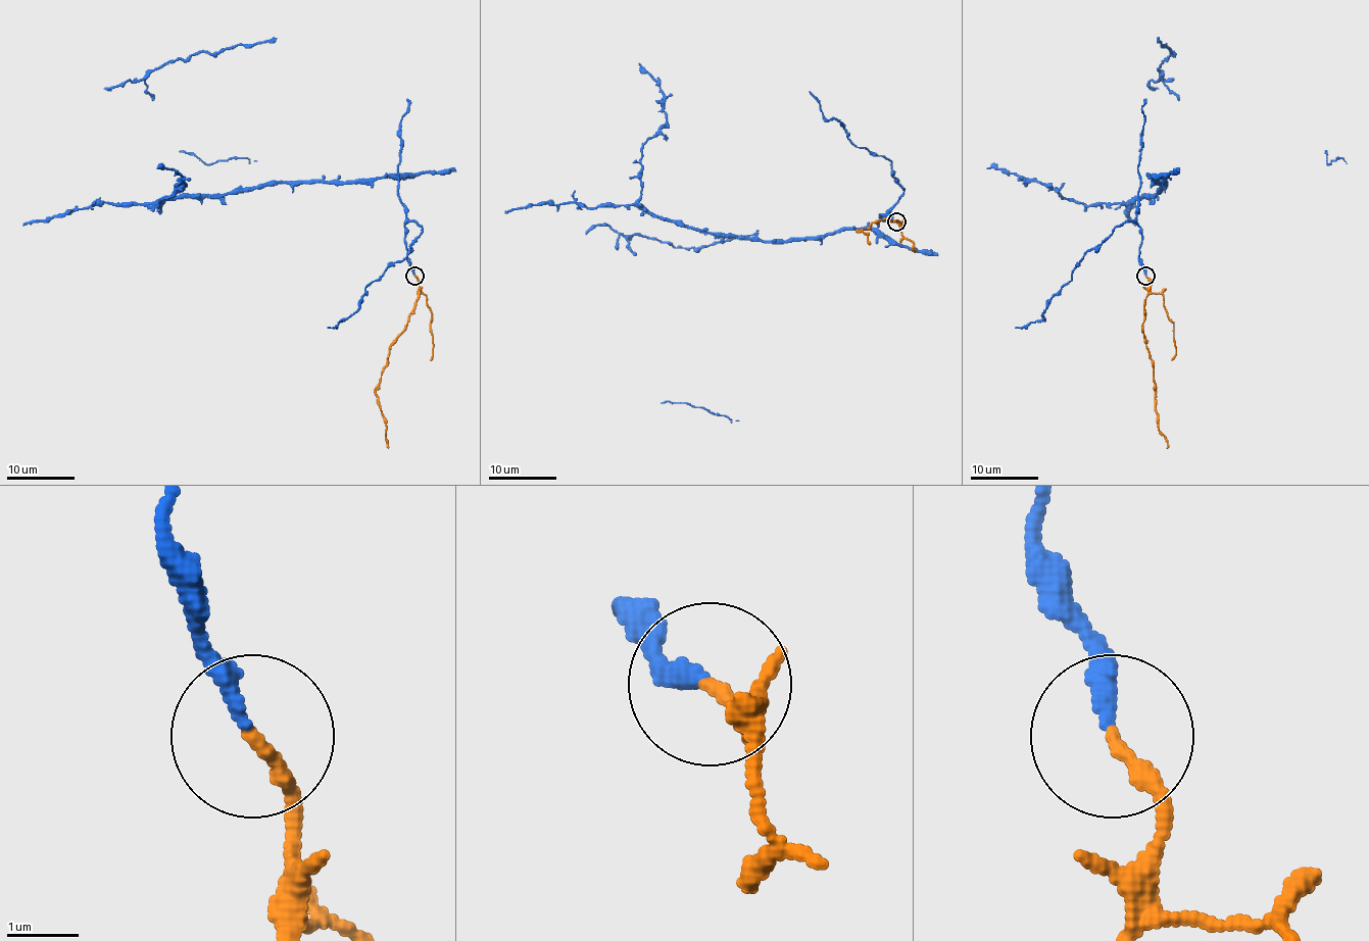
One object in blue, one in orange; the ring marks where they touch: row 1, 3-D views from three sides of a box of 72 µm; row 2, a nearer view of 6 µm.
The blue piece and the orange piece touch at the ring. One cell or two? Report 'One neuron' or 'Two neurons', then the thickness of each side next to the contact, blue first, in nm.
One neuron. Thickness 260 nm (blue) against 220 nm

